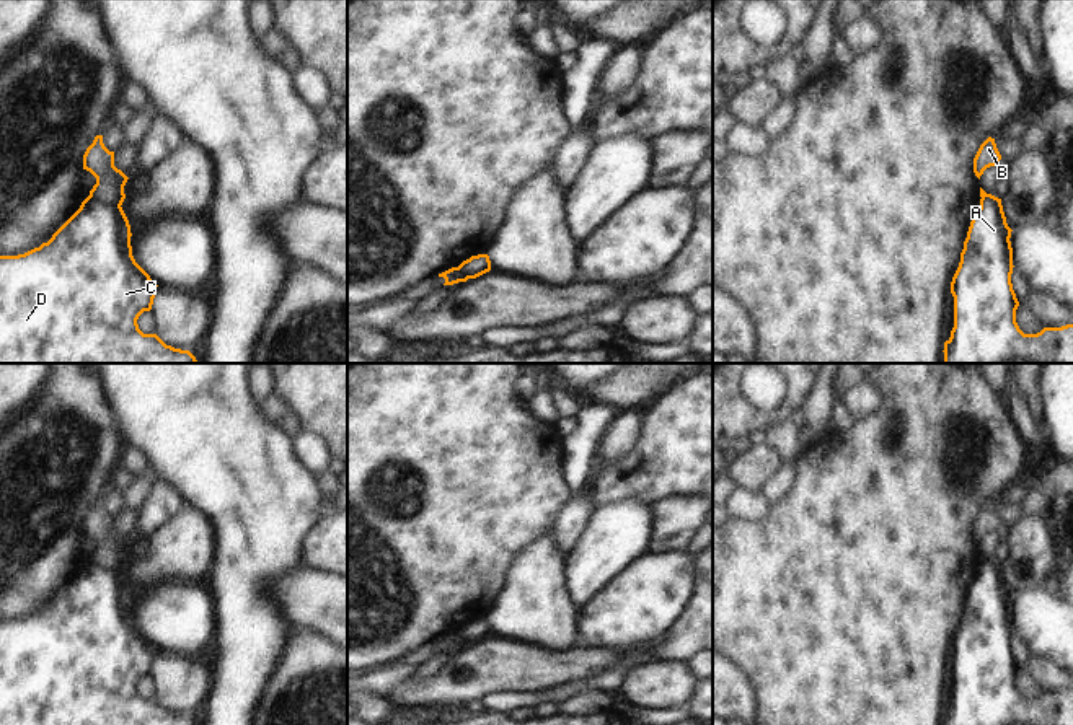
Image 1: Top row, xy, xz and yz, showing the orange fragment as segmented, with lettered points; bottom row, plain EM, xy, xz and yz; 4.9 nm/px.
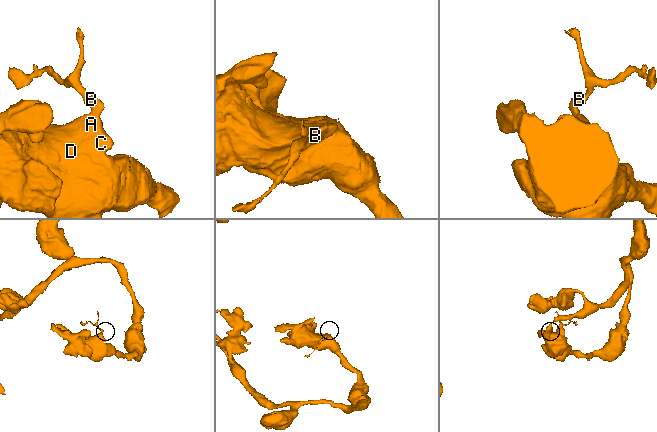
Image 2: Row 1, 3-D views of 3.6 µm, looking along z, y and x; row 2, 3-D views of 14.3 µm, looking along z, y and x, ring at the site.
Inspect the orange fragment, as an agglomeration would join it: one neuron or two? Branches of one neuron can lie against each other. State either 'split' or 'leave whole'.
split

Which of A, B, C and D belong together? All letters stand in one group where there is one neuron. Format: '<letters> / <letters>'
A C D / B

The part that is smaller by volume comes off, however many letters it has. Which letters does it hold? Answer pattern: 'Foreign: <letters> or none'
Foreign: B

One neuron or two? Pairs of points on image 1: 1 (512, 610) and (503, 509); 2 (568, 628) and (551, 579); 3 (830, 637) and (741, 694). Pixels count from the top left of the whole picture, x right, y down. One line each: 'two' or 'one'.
1: two
2: one
3: two

